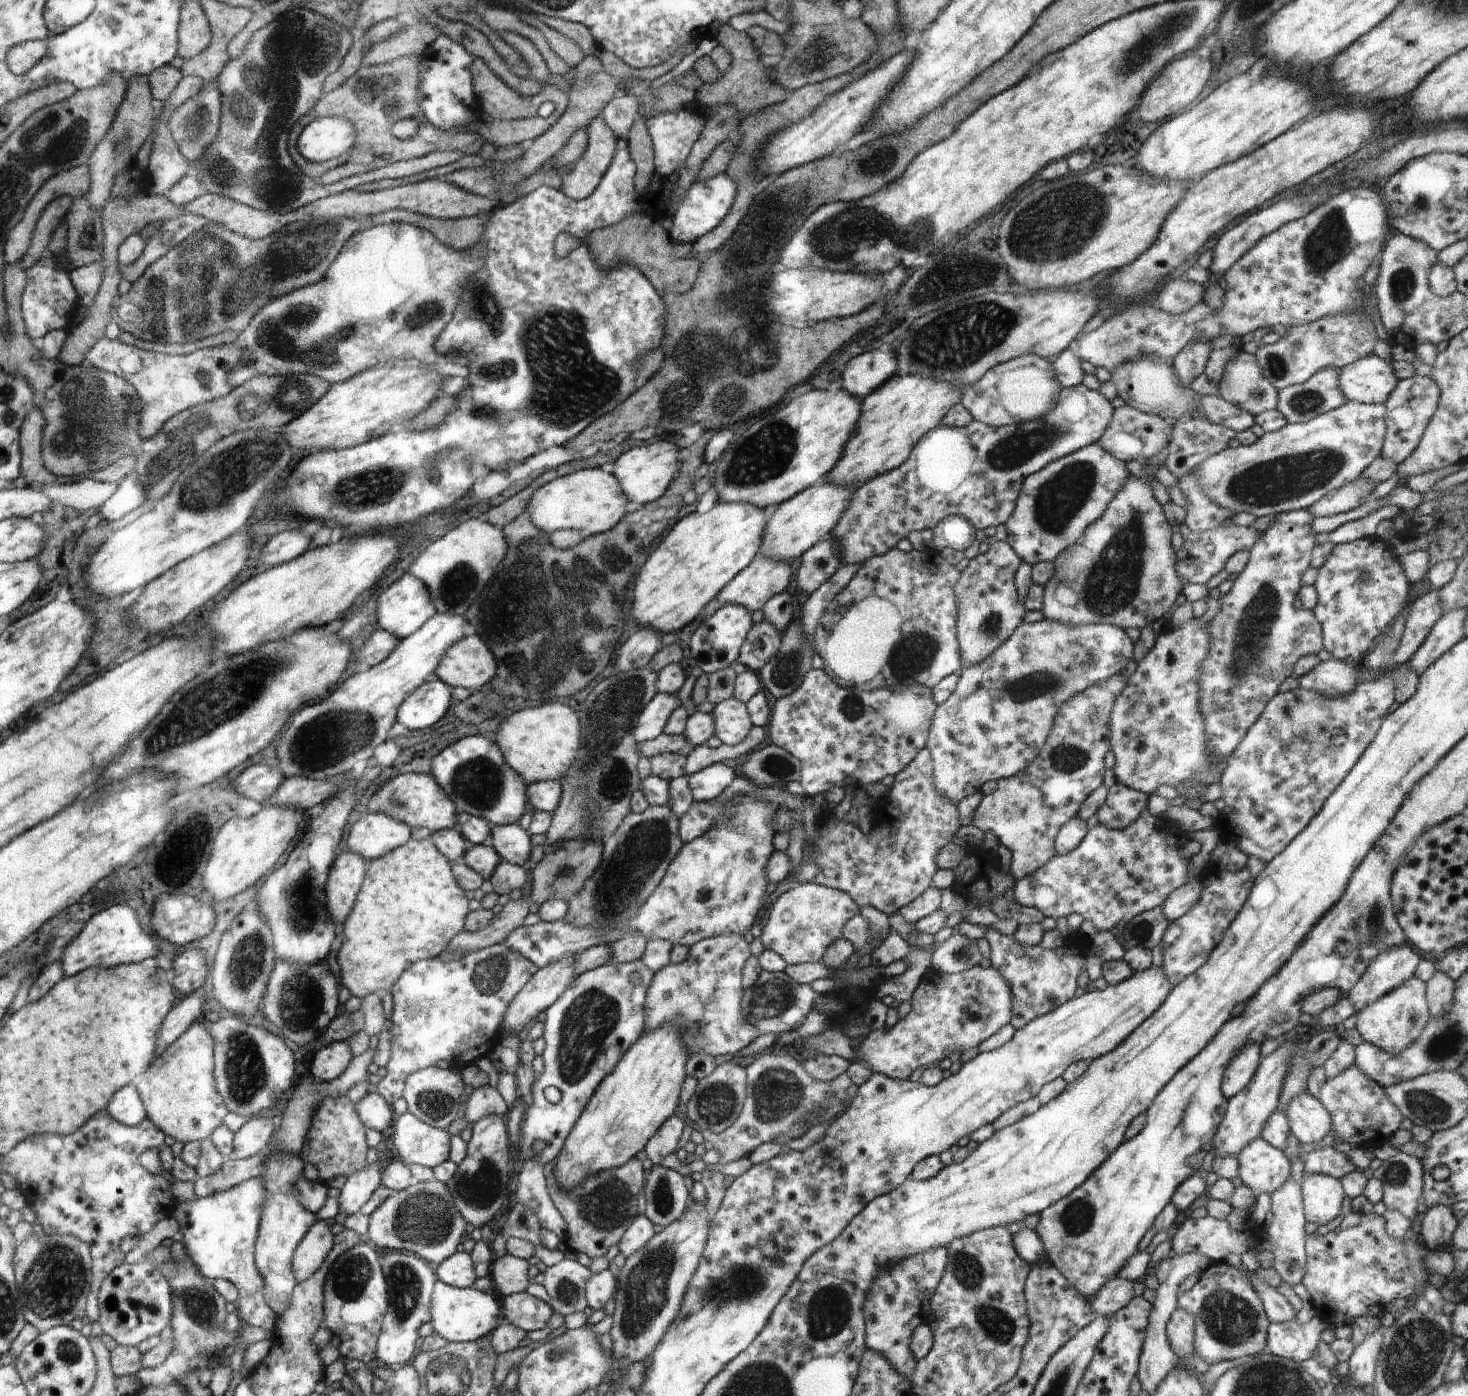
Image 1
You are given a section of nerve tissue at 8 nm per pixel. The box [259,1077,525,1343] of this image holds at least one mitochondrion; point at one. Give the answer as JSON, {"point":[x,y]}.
{"point":[423,1219]}

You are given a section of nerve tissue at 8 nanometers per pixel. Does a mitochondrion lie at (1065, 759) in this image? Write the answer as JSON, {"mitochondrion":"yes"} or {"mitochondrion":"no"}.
{"mitochondrion":"yes"}

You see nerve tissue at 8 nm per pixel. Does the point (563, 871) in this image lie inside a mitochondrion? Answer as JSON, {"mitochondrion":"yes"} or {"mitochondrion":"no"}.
{"mitochondrion":"yes"}

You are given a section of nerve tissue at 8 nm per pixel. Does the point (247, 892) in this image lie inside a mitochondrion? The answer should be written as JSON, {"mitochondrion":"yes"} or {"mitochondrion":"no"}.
{"mitochondrion":"no"}

